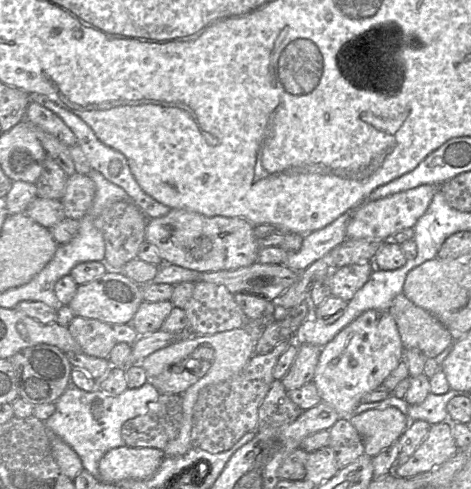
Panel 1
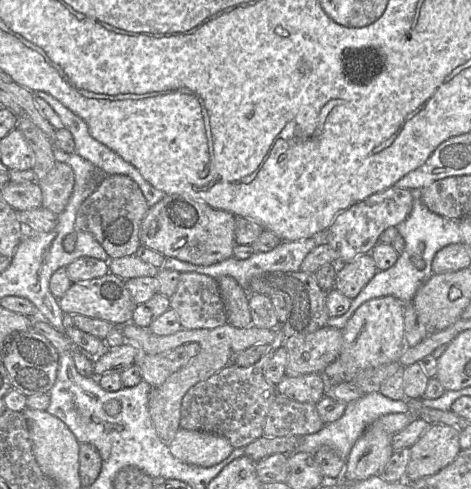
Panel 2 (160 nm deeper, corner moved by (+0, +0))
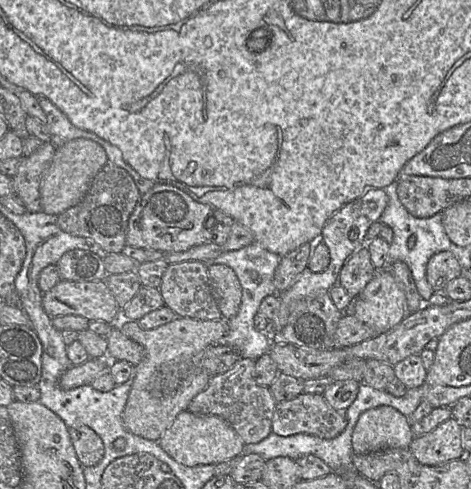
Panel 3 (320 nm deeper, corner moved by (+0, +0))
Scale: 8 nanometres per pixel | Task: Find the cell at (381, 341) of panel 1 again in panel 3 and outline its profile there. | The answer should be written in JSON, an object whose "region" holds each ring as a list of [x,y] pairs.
{"region":[[[388,267],[377,270],[355,300],[354,316],[370,327],[376,336],[398,325],[407,314],[405,293]]]}

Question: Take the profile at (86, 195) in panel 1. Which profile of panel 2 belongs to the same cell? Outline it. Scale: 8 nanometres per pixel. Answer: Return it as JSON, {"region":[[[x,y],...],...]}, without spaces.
{"region":[[[57,162],[47,176],[36,181],[42,191],[42,207],[59,215],[72,195],[75,175],[70,166]]]}

